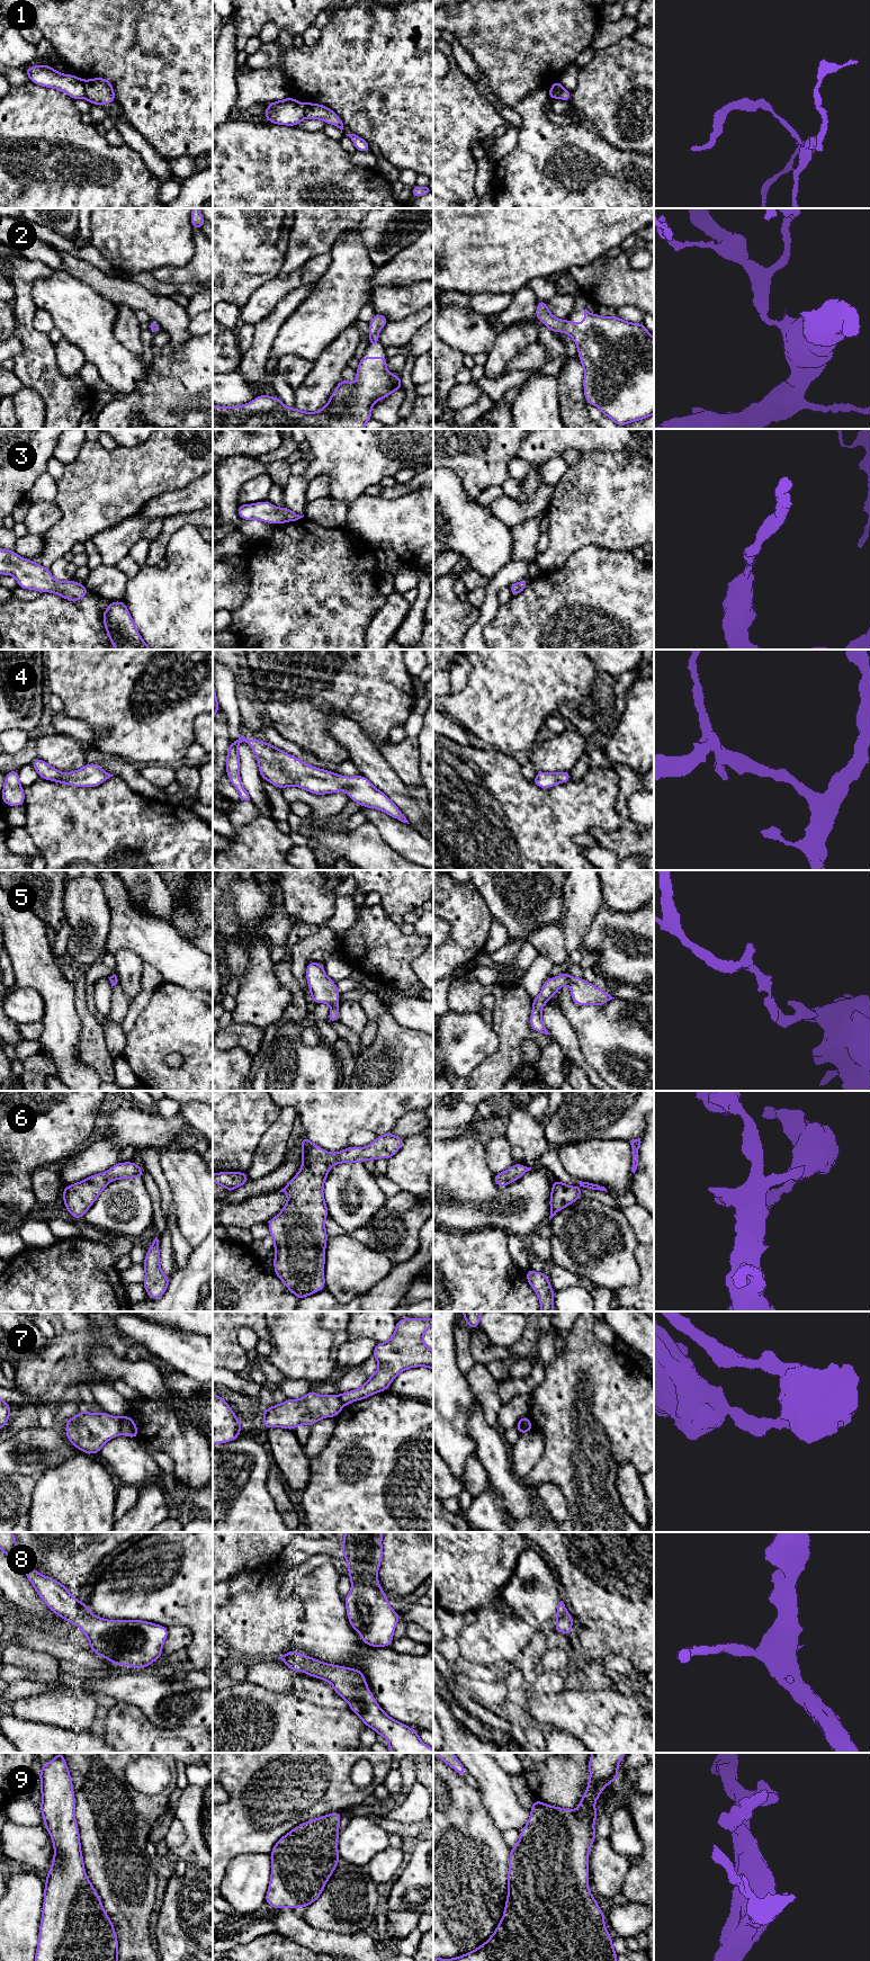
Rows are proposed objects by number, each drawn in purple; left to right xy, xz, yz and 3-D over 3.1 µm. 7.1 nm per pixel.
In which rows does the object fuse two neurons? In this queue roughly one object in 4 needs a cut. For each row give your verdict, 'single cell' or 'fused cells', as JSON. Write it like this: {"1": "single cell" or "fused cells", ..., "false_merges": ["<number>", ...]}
{"1": "fused cells", "2": "single cell", "3": "single cell", "4": "single cell", "5": "single cell", "6": "single cell", "7": "fused cells", "8": "single cell", "9": "single cell", "false_merges": ["1", "7"]}

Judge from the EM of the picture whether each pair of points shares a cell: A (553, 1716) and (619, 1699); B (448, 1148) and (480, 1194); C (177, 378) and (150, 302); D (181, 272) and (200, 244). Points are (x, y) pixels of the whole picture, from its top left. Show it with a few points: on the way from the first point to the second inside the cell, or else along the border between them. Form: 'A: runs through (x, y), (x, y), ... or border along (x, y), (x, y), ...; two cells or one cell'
A: runs through (570, 1712), (602, 1712); one cell
B: runs through (448, 1160), (450, 1165), (468, 1183); one cell
C: border along (193, 336), (180, 348), (173, 350); two cells
D: runs through (189, 269), (200, 258), (200, 252); one cell

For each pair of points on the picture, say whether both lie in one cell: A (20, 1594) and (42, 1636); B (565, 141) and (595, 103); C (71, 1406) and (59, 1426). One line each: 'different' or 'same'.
A: different
B: different
C: same

